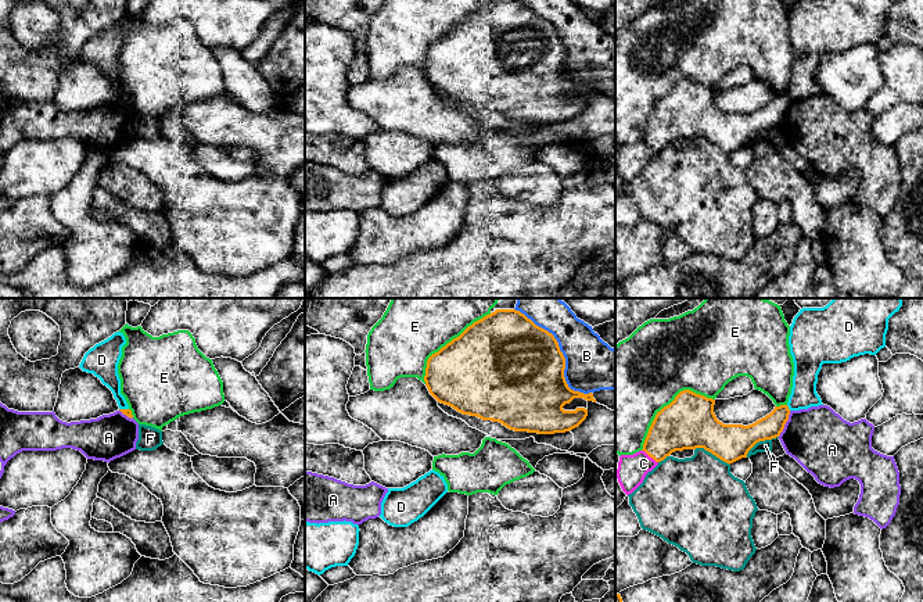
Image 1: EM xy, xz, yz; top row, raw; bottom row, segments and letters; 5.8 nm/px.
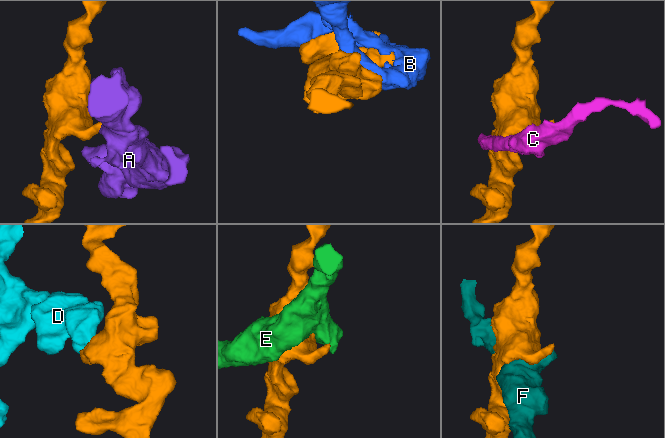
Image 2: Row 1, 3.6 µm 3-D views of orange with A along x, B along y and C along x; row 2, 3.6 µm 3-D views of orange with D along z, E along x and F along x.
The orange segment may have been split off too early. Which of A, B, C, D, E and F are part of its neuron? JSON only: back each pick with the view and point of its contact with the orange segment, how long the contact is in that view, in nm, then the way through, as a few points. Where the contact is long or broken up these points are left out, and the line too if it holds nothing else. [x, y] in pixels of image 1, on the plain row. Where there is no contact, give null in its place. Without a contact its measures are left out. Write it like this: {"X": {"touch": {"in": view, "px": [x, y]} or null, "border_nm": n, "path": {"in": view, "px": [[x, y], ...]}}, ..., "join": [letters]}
{"join": []}

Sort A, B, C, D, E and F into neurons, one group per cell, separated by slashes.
A / B / C / D / E / F

